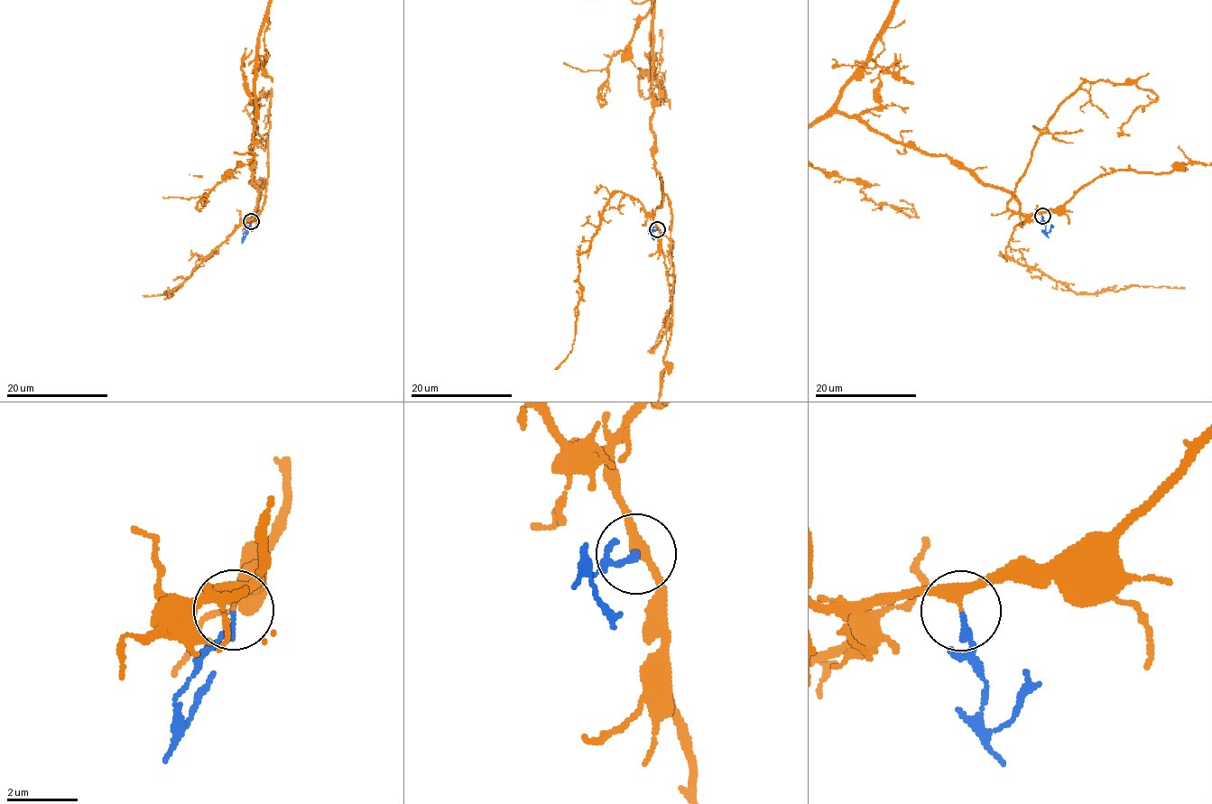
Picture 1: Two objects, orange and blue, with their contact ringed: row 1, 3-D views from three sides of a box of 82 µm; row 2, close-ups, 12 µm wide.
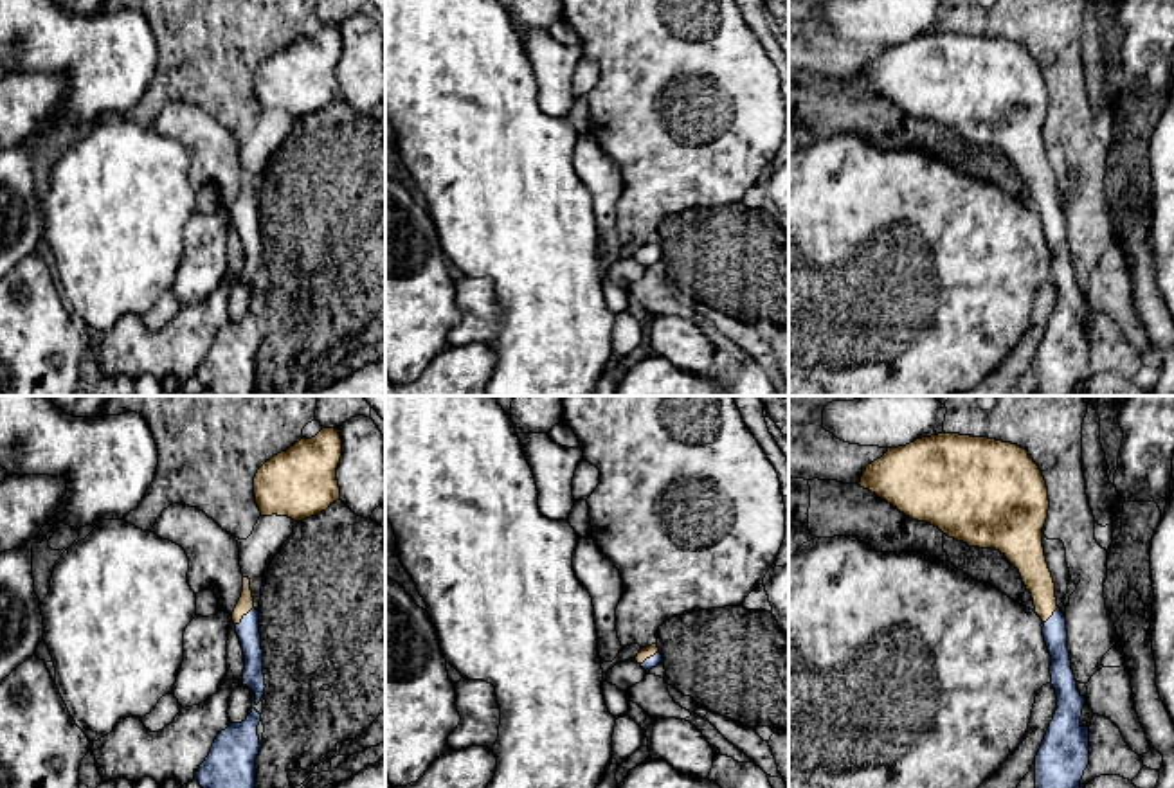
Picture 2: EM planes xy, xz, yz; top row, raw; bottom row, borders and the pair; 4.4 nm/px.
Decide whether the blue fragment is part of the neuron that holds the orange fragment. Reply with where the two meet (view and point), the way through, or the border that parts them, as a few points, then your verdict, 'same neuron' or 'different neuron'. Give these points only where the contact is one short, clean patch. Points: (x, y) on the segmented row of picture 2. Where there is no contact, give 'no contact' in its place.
meets orange in xy at (245, 614); runs through xy (245, 603), (245, 614), (247, 630); same neuron

